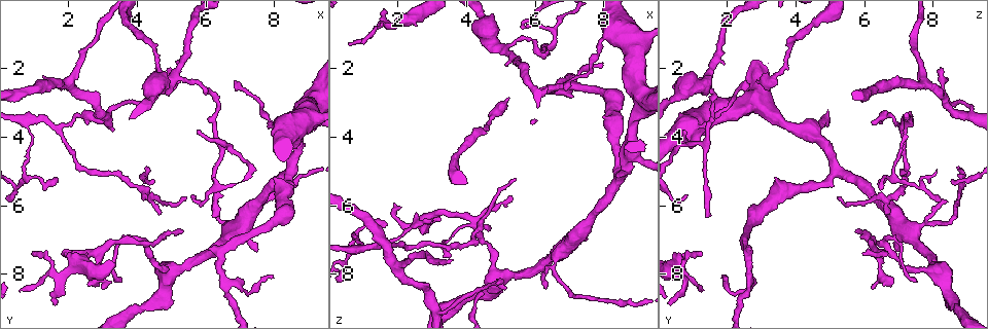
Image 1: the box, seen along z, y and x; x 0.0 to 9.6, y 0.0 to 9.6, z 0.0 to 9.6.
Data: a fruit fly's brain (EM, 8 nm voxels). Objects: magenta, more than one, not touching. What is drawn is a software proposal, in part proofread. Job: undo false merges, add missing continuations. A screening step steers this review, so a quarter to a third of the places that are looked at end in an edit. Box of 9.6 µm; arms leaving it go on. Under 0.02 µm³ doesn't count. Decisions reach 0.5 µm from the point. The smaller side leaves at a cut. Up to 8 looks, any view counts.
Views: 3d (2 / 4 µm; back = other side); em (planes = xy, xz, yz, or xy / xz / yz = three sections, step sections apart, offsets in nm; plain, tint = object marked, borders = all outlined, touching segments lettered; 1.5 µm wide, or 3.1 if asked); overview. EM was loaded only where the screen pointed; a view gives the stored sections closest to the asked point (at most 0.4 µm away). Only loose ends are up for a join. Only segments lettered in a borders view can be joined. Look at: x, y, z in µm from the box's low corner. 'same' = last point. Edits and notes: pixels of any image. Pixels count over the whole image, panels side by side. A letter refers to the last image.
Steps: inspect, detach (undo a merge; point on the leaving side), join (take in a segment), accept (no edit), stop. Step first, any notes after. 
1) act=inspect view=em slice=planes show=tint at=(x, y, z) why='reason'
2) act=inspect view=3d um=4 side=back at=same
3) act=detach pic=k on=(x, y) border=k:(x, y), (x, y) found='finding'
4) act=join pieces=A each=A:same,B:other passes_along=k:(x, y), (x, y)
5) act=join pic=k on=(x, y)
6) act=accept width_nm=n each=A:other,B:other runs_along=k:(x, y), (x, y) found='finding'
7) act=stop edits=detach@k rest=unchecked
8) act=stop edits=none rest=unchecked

act=inspect view=em slice=xy step=8 show=plain at=(5.25, 2.35, 2.90) why='thin end'

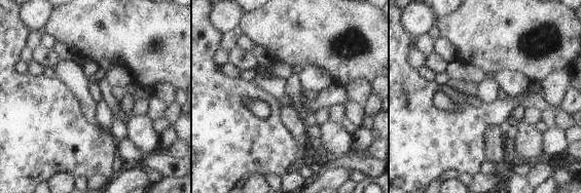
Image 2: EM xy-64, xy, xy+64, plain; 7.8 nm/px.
act=inspect view=em slice=xy step=8 show=borders at=same why='see the neighbours'

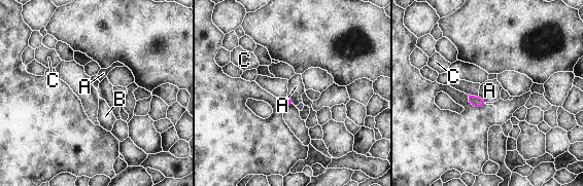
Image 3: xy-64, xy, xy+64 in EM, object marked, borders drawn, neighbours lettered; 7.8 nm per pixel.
act=accept each=A:other,B:other,C:other border=3:(287, 95), (294, 104) found='none of them fits'

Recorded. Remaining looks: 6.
act=inspect view=3d um=4 at=(4.65, 6.25, 6.65) why='an open end'

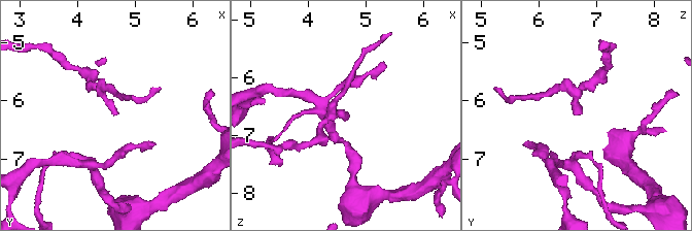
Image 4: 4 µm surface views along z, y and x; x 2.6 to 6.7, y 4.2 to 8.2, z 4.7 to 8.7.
act=inspect view=em slice=xy step=4 show=borders at=(4.70, 6.25, 6.65) why='now the EM'

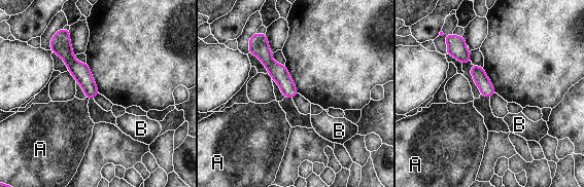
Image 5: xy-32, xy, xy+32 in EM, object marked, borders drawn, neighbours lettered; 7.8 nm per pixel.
act=inspect view=em slice=planes show=borders at=same why='cut it another way'

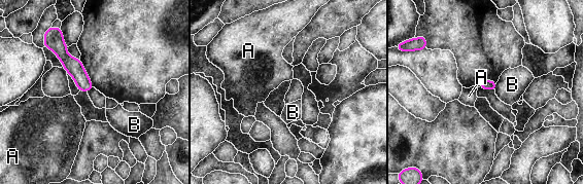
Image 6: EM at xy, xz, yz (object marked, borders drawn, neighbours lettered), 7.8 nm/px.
act=accept longest_contact=B:60nm each=A:other,B:other border=6:(496, 83), (494, 89) found='no lettered segment goes on from it'

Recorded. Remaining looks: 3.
act=inspect view=em slice=planes show=borders at=(7.55, 7.35, 7.00) why='an open end'

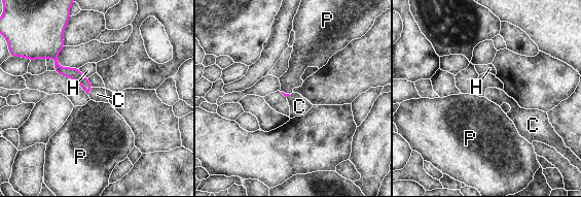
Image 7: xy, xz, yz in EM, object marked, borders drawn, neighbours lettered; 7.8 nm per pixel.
act=join pieces=C each=C:same,H:other,P:other passes_along=7:(74, 73), (88, 90), (97, 94) found='it goes on there'

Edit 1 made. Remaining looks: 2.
act=stop edits=join@7 rest=unchecked

